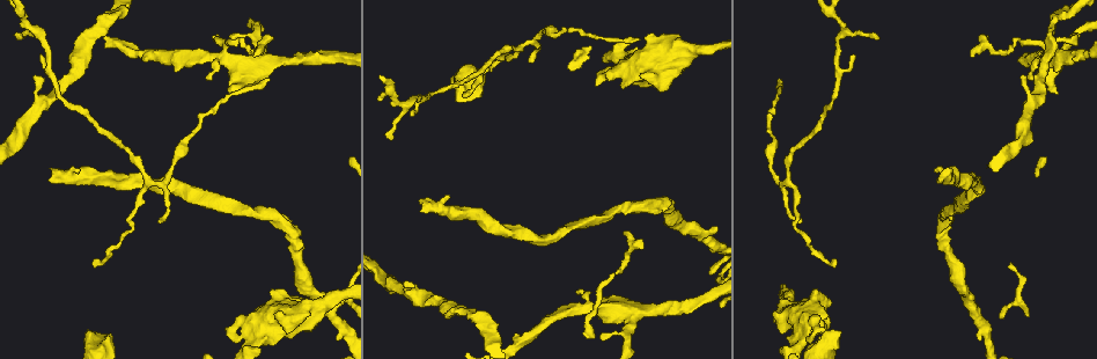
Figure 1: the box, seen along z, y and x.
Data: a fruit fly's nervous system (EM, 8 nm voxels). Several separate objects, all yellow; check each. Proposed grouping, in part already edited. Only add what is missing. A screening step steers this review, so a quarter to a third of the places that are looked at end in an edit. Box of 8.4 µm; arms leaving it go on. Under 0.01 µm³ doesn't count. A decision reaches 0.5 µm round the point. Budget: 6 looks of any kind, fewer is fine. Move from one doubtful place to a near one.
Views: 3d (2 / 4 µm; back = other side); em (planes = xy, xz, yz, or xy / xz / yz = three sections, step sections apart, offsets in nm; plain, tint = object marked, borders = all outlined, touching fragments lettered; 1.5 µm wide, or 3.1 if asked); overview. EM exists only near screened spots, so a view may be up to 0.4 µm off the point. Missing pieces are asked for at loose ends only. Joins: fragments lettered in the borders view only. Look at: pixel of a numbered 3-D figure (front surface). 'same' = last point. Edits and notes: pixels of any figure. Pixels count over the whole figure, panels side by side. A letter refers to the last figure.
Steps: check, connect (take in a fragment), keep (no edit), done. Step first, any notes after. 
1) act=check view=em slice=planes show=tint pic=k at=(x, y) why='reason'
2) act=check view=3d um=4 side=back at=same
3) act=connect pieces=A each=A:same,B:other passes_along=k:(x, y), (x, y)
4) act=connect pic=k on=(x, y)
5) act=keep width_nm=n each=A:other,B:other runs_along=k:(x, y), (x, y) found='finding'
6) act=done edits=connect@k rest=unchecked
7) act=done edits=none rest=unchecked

act=check view=3d um=2 pic=1 at=(33, 75) why='branch stops here'

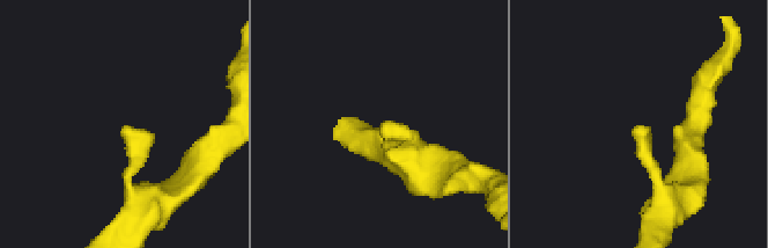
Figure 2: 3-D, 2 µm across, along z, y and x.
act=check view=em slice=planes show=tint pic=2 at=(122, 130)

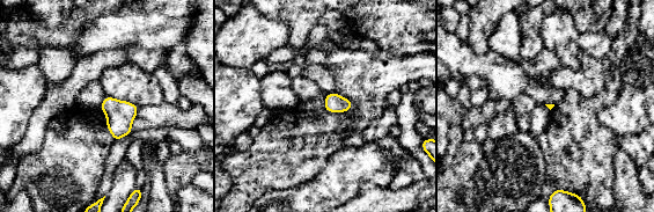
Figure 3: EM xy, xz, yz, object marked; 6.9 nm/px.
act=check view=em slice=planes show=borders at=same

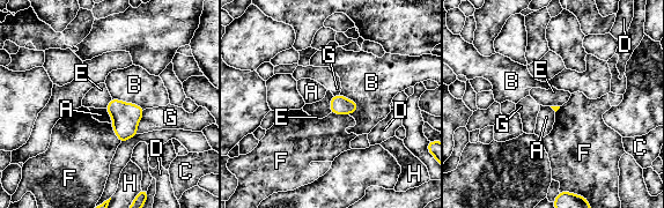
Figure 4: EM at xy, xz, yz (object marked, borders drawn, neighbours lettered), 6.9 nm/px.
act=keep each=A:other,B:other,C:other,D:other,E:other,F:other,G:other,H:other border=4:(333, 96), (330, 103), (330, 112) found='none of them fits'

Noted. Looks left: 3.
act=check view=em slice=planes show=plain pic=1 at=(89, 334)

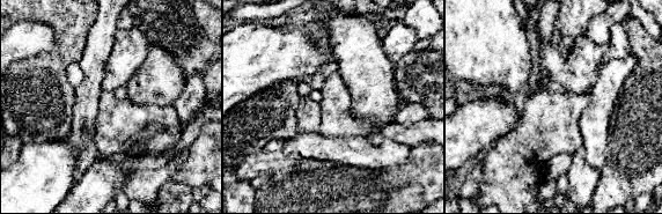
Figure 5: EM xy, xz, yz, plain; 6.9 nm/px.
act=check view=em slice=planes show=borders at=same why='what lies round it'

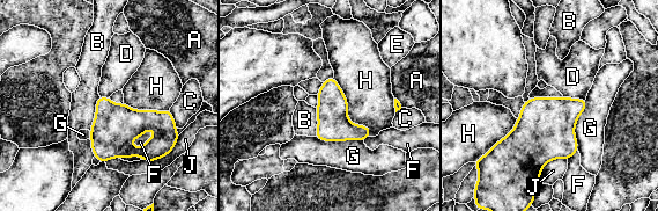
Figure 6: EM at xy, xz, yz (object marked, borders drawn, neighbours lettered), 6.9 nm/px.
act=keep each=A:other,B:other,C:other,D:other,E:other,F:other,G:other,H:other,J:other border=6:(100, 96), (89, 130) found='none of them fits'

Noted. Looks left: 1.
act=check view=em slice=planes show=borders pic=1 at=(251, 315) why='branch stops here'

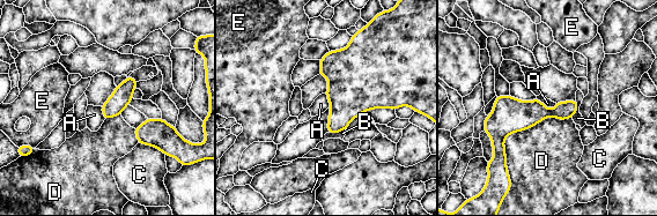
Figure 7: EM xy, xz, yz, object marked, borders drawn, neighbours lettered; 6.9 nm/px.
act=keep width_nm=220 each=A:other,B:other,C:other,D:other,E:other border=7:(536, 97), (551, 110), (555, 108) found='none of them fits'

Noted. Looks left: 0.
act=done edits=none rest=unchecked

